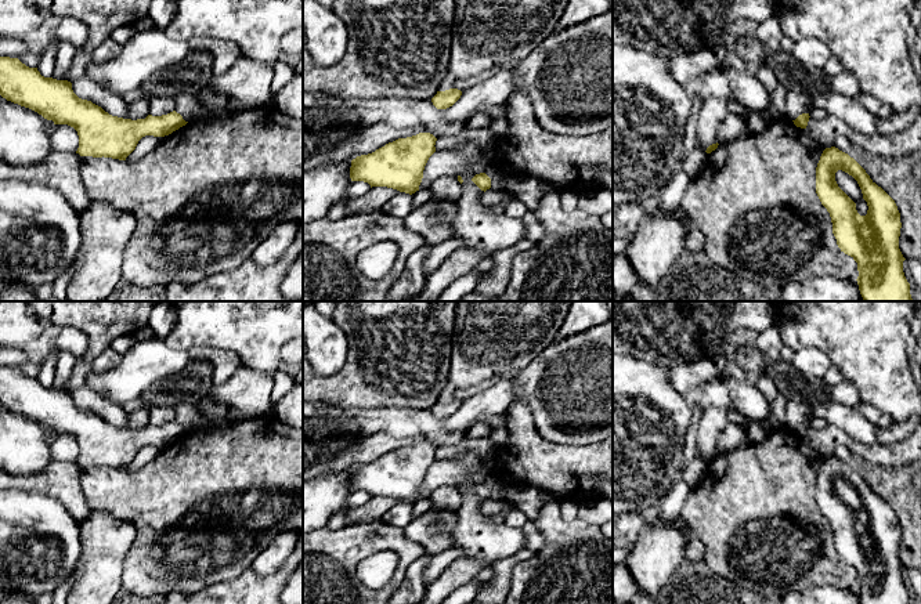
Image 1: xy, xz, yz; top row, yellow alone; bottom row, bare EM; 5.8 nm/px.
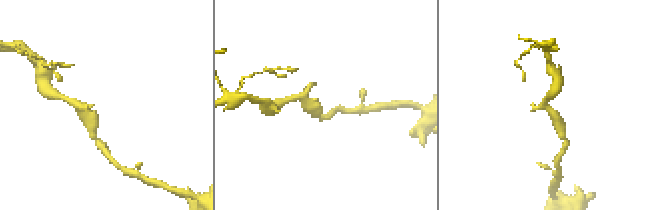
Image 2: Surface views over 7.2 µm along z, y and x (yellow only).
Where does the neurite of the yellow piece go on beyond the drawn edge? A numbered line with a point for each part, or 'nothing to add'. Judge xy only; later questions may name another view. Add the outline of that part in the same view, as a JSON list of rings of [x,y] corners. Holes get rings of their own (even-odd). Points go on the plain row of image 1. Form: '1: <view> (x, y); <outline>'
nothing to add

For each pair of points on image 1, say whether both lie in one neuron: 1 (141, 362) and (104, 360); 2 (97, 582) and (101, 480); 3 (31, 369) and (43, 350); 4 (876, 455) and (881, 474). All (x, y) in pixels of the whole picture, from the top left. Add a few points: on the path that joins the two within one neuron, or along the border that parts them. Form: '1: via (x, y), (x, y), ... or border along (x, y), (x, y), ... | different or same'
1: border along (122, 355), (109, 368), (91, 371) | different
2: border along (91, 509), (109, 513), (130, 523) | different
3: border along (29, 358), (42, 361) | different
4: border along (849, 451), (877, 465), (906, 467) | different

